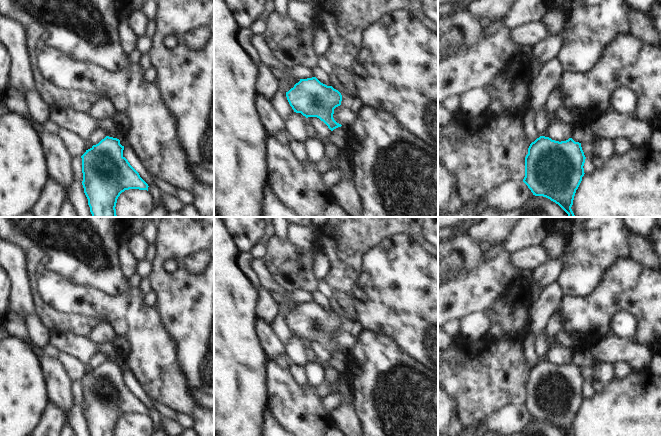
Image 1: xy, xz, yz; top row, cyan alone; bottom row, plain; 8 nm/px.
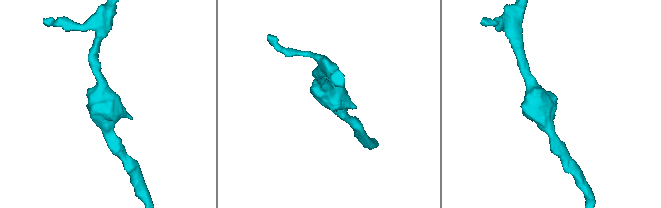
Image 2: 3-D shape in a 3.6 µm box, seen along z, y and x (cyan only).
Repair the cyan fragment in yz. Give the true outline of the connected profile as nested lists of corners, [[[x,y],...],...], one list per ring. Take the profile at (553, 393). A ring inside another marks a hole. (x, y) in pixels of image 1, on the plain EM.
[[[540,360],[532,366],[525,381],[525,401],[523,406],[533,419],[543,420],[558,428],[565,436],[573,436],[574,420],[584,400],[585,379],[581,367],[572,362],[566,365],[555,365]]]

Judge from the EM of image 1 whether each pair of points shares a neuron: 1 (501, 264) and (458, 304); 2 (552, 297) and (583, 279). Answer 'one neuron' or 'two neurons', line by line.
1: one neuron
2: two neurons

